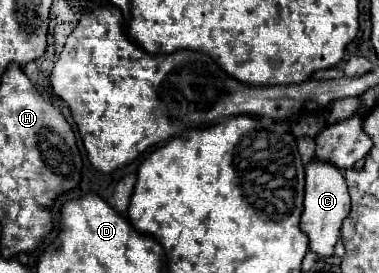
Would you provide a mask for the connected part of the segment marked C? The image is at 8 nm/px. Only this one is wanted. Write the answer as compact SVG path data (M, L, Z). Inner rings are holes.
M309 161L305 165L305 209L301 215L303 231L309 235L309 249L315 251L319 257L331 255L341 223L349 215L349 211L349 191L343 171L339 167L333 167L333 163L329 161Z

